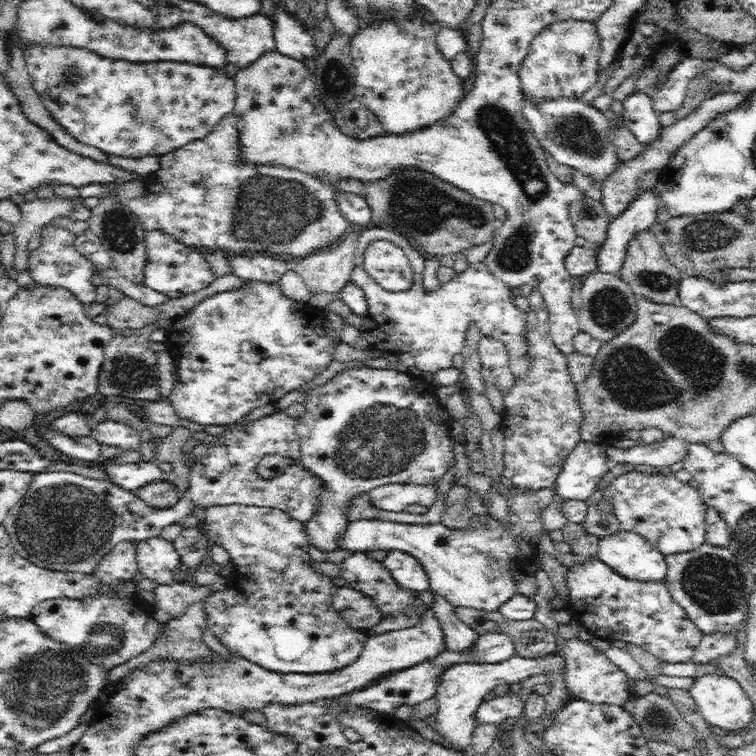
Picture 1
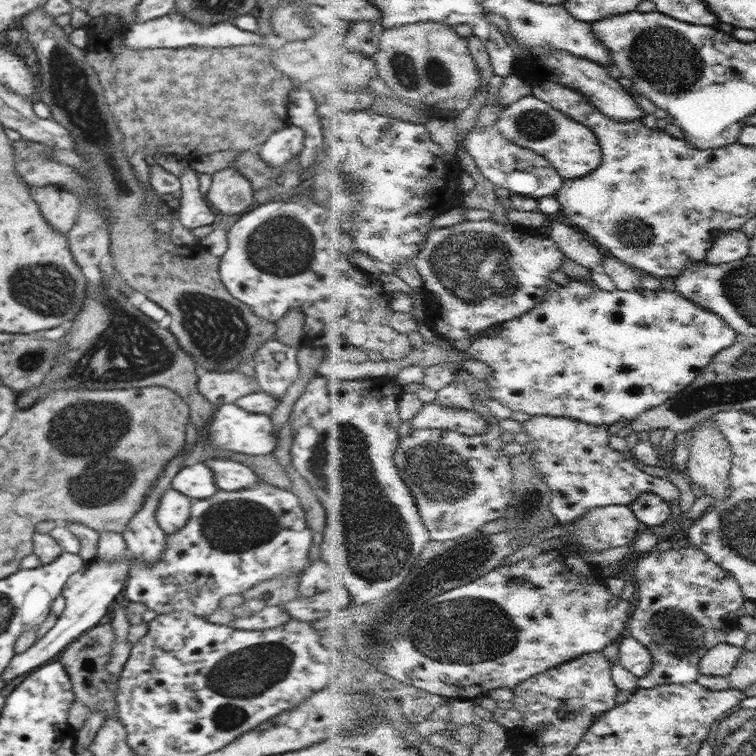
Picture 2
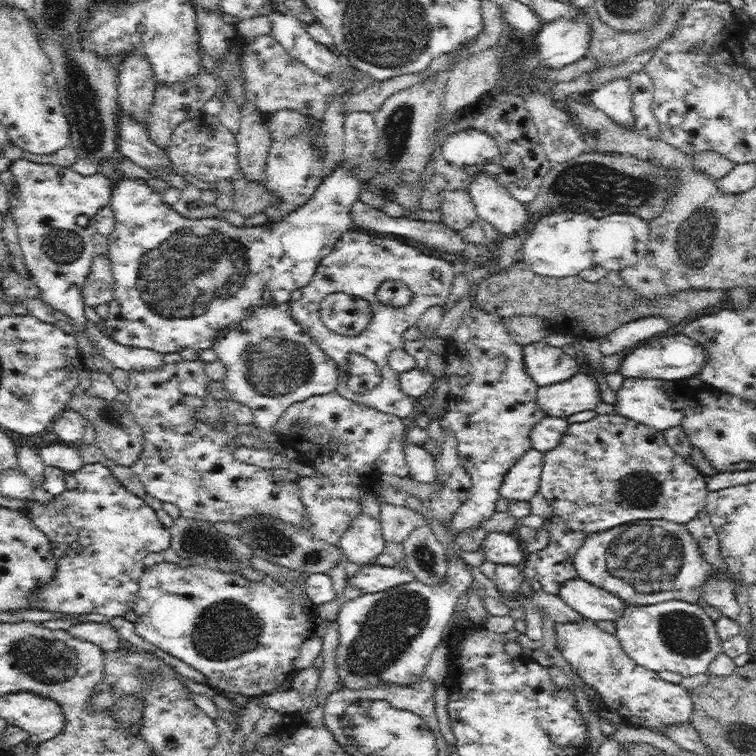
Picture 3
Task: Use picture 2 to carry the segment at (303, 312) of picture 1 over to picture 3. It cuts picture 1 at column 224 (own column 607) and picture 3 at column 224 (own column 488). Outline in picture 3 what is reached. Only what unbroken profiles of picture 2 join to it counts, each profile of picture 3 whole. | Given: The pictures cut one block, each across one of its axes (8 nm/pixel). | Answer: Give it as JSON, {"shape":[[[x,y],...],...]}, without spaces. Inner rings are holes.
{"shape":[[[261,289],[262,306],[243,320],[238,330],[224,330],[214,341],[213,349],[219,360],[227,368],[225,388],[235,401],[246,404],[253,413],[253,422],[260,429],[278,433],[278,423],[284,416],[289,404],[306,400],[311,396],[318,396],[334,392],[341,378],[339,366],[326,353],[322,352],[310,339],[300,331],[300,326],[294,322],[288,313],[287,304],[272,304],[271,290]]]}

